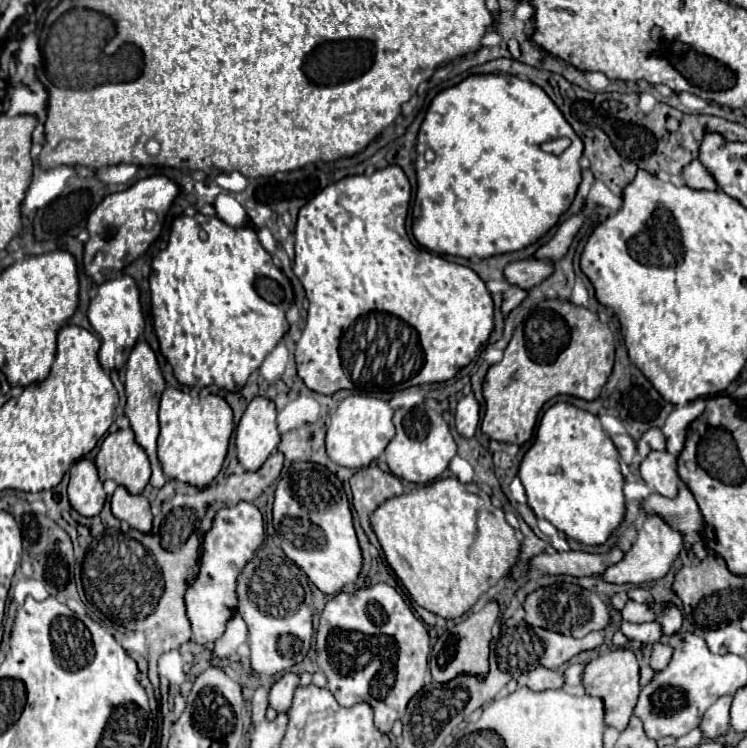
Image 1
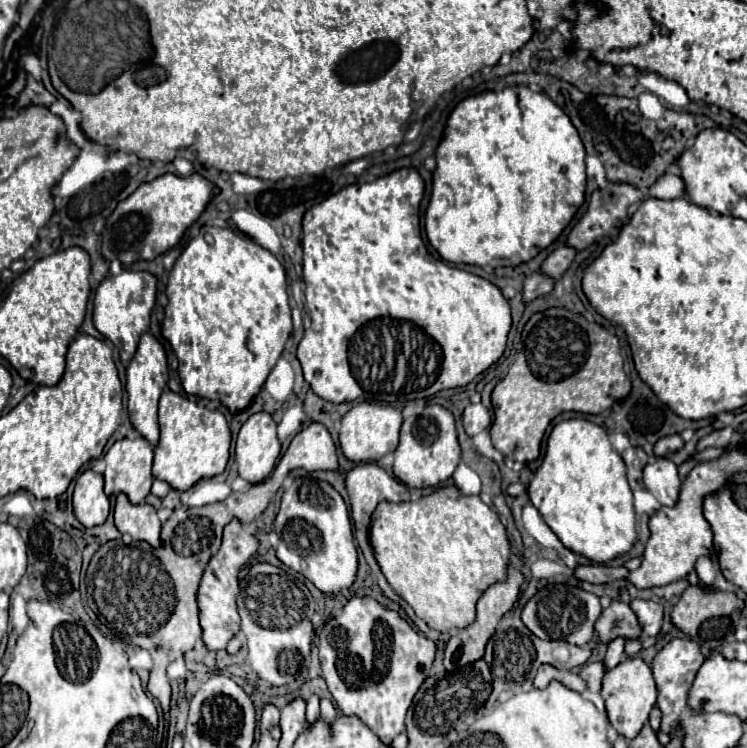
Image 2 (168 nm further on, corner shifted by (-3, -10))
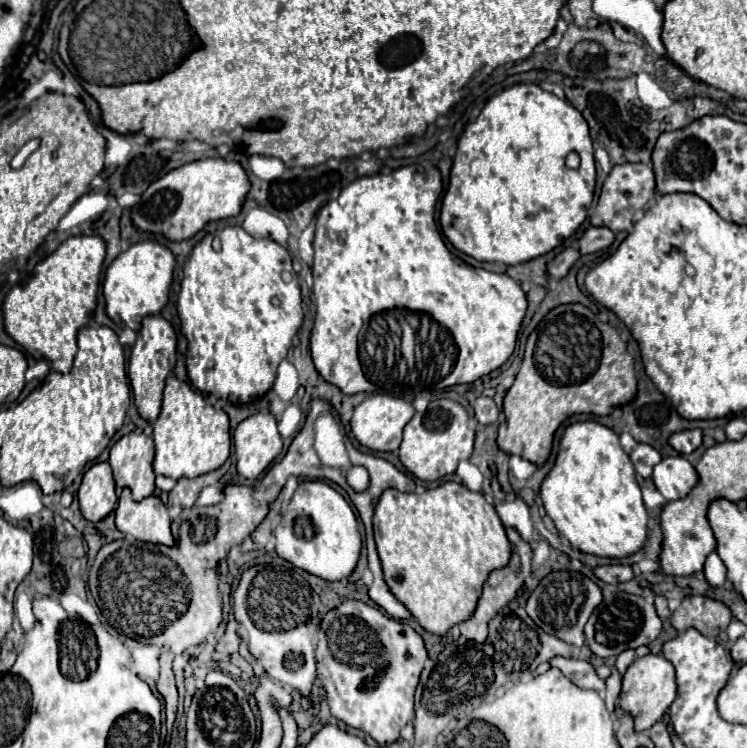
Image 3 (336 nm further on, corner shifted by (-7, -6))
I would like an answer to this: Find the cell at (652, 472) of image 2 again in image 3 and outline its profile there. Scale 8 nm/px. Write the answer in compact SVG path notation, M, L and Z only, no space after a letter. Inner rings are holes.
M668 456L654 466L652 480L666 500L678 500L692 490L698 474L684 456Z

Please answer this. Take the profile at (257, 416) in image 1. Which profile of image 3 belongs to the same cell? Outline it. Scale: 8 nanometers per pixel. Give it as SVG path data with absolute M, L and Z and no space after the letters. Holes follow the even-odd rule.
M258 412L234 430L234 452L238 474L256 480L282 452L282 438L272 414Z

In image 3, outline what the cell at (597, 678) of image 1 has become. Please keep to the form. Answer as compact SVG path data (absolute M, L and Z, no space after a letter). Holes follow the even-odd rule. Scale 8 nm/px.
M648 654L642 658L636 658L628 670L622 676L622 692L620 692L620 708L634 718L634 730L642 732L648 730L654 722L658 722L668 706L676 698L676 676L674 666L656 654Z

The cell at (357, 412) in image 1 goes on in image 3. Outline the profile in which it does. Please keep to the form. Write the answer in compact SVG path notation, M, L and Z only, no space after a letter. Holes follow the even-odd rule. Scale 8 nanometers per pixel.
M371 394L354 410L350 428L362 446L366 446L374 452L392 452L400 446L402 430L410 422L412 416L414 416L414 408L404 398L393 394L390 396L388 394Z

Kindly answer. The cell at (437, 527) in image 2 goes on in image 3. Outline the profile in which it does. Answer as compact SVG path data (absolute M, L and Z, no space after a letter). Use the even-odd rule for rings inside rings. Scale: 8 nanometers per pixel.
M444 482L424 494L404 494L392 488L384 490L374 514L374 538L382 560L384 580L392 594L408 606L422 628L436 636L446 634L454 624L460 624L474 614L490 572L504 568L510 560L510 542L494 506L486 502L480 492L470 492L456 482Z

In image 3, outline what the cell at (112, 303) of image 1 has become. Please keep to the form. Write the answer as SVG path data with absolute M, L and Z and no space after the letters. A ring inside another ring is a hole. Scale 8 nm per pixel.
M152 240L134 244L126 252L122 252L108 266L104 274L102 294L104 294L108 318L120 328L132 328L134 332L138 332L142 318L160 314L160 310L168 302L168 290L172 282L174 264L176 262L174 262L172 252Z

